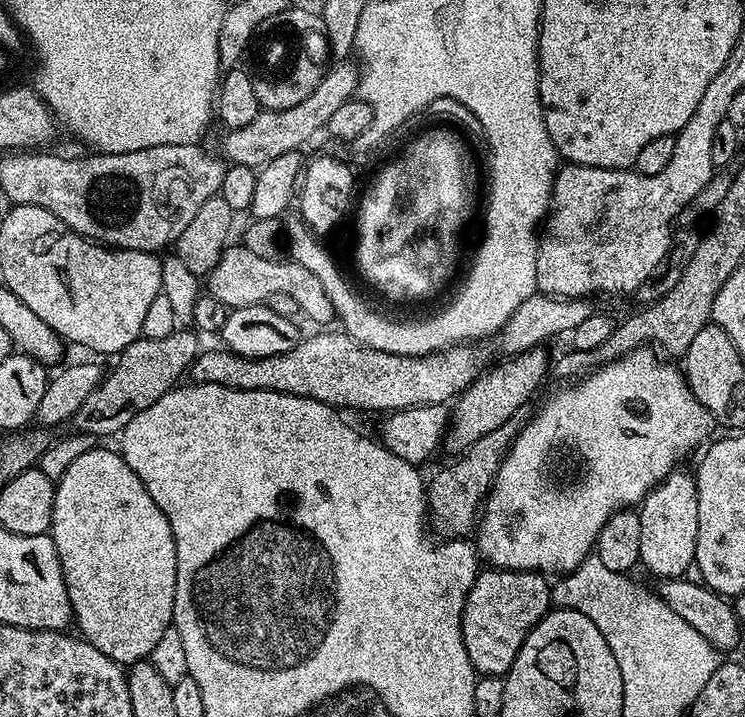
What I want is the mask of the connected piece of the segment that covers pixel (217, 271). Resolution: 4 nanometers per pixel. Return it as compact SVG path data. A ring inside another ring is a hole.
M229 246L224 249L215 268L206 277L207 291L218 298L229 310L233 308L245 308L255 304L263 304L274 294L290 294L294 298L297 309L305 312L316 326L328 326L331 320L337 319L334 306L330 298L322 290L318 278L310 274L304 266L296 263L291 258L258 258L254 250L243 246Z

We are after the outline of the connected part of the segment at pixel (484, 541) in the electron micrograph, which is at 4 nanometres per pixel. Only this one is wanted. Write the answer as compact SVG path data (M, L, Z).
M641 346L635 348L633 352L627 352L624 356L620 356L617 360L612 361L611 364L601 364L599 368L587 373L583 378L577 379L575 382L569 383L572 384L569 388L560 388L528 421L525 422L524 428L522 427L517 431L516 439L513 440L511 448L504 455L504 461L498 466L496 471L496 477L492 479L492 487L488 489L487 496L484 497L484 502L482 505L482 515L479 517L478 523L475 525L474 533L476 532L476 540L474 539L474 547L478 553L479 559L481 561L487 562L493 568L505 568L506 570L522 570L523 572L538 572L541 574L549 574L548 572L556 572L555 574L567 574L575 570L581 562L588 559L590 553L595 549L596 539L598 534L602 530L602 526L606 526L606 522L613 516L614 513L621 510L631 509L633 506L639 505L643 501L644 497L656 487L657 484L660 484L666 479L668 475L677 467L676 464L680 459L683 458L687 452L692 452L696 447L699 449L701 445L705 443L704 440L704 420L706 421L706 413L704 408L698 402L698 398L694 398L694 394L688 388L688 382L684 378L684 373L679 367L676 368L669 362L667 359L659 360L654 353L651 352L651 347Z

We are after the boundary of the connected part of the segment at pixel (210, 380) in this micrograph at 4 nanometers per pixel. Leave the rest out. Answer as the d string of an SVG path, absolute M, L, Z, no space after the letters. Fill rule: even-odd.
M320 330L317 336L301 339L290 350L266 358L246 358L223 346L201 351L192 363L190 376L197 384L217 384L238 390L270 390L309 396L337 409L361 408L387 414L403 408L447 405L485 371L484 344L452 344L428 356L399 356L367 348L343 330Z

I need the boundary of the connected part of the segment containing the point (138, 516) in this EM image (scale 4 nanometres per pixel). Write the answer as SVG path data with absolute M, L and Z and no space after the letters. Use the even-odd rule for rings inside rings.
M103 446L91 448L86 450L86 454L80 455L70 465L70 470L66 470L66 474L62 474L62 478L55 481L55 490L50 535L58 550L58 558L72 607L72 619L75 627L80 627L79 635L98 650L102 650L102 654L106 654L106 658L110 658L121 666L131 666L137 664L139 660L151 657L154 646L158 646L158 642L162 642L164 631L173 627L172 611L176 597L176 543L166 514L162 514L162 510L158 510L154 498L150 498L146 486L142 486L142 478L138 478L138 474L134 474L134 470L130 470L130 466L126 466L124 457L120 455L119 451L112 449L111 452L110 449L103 448Z

